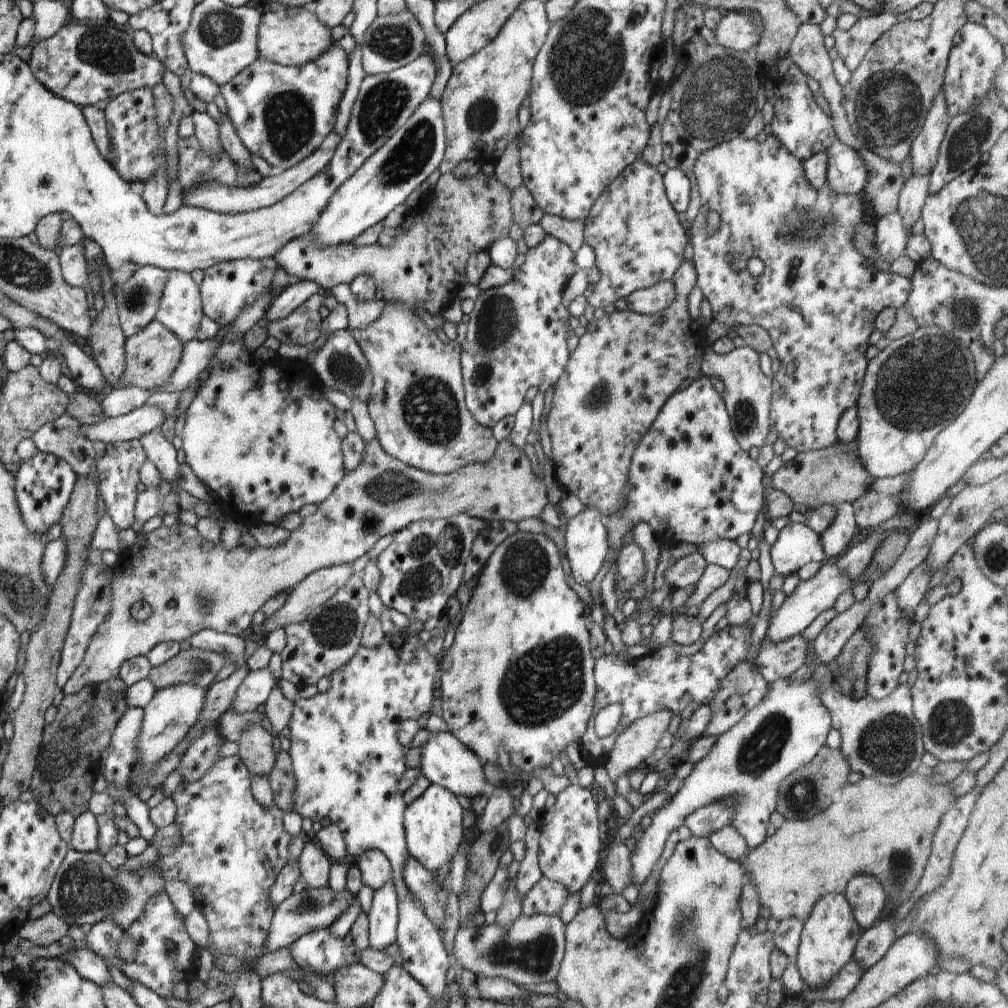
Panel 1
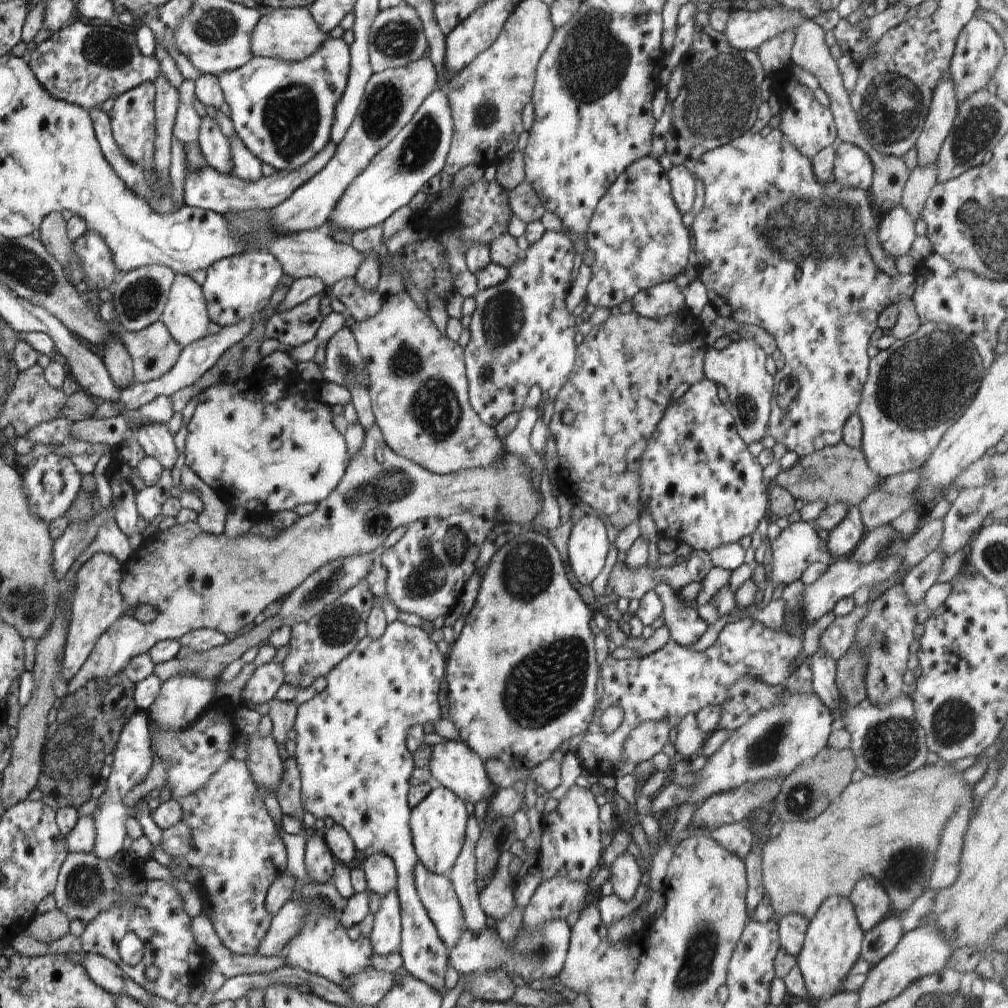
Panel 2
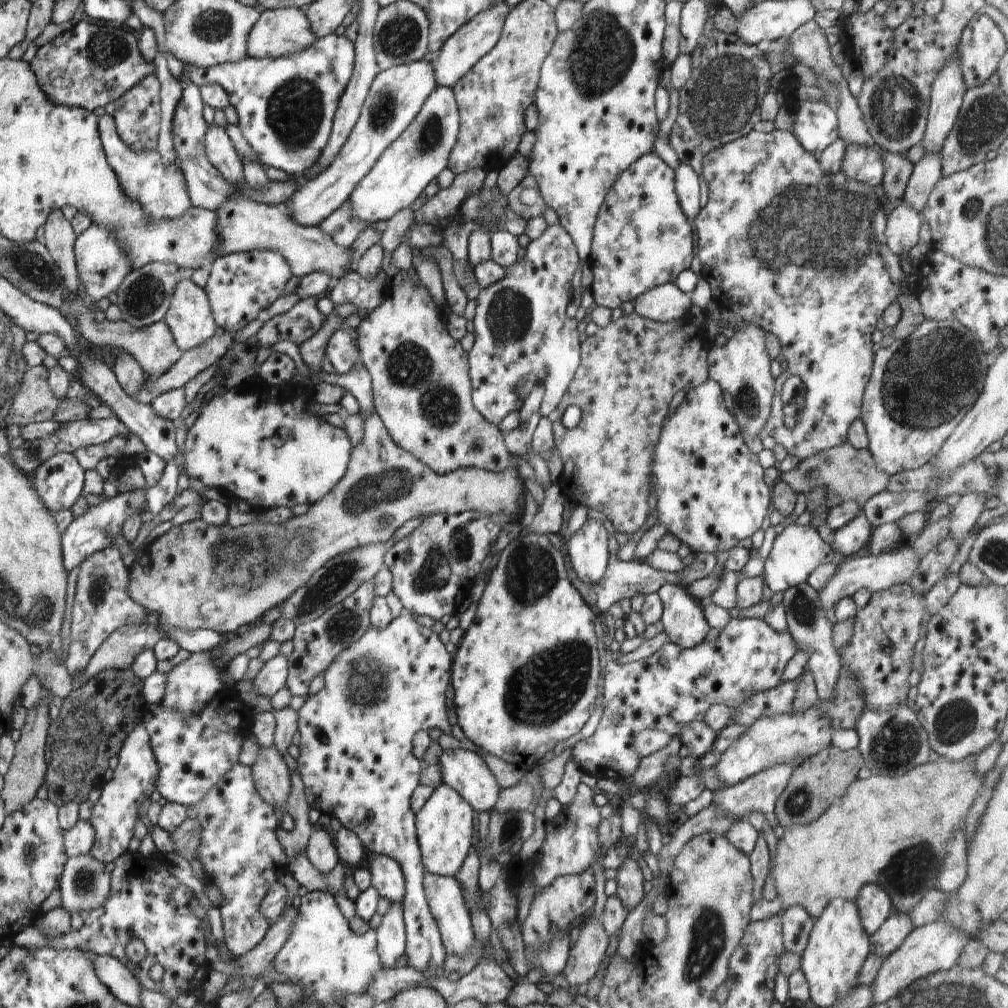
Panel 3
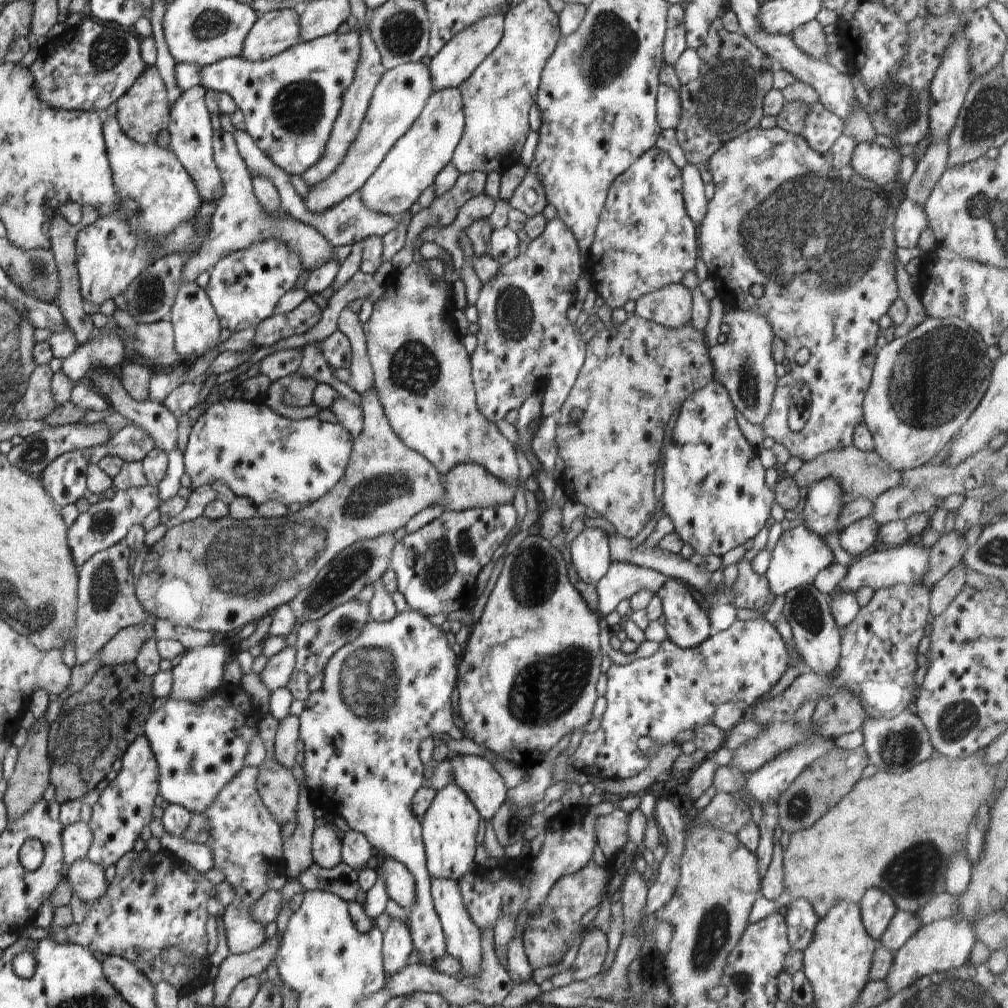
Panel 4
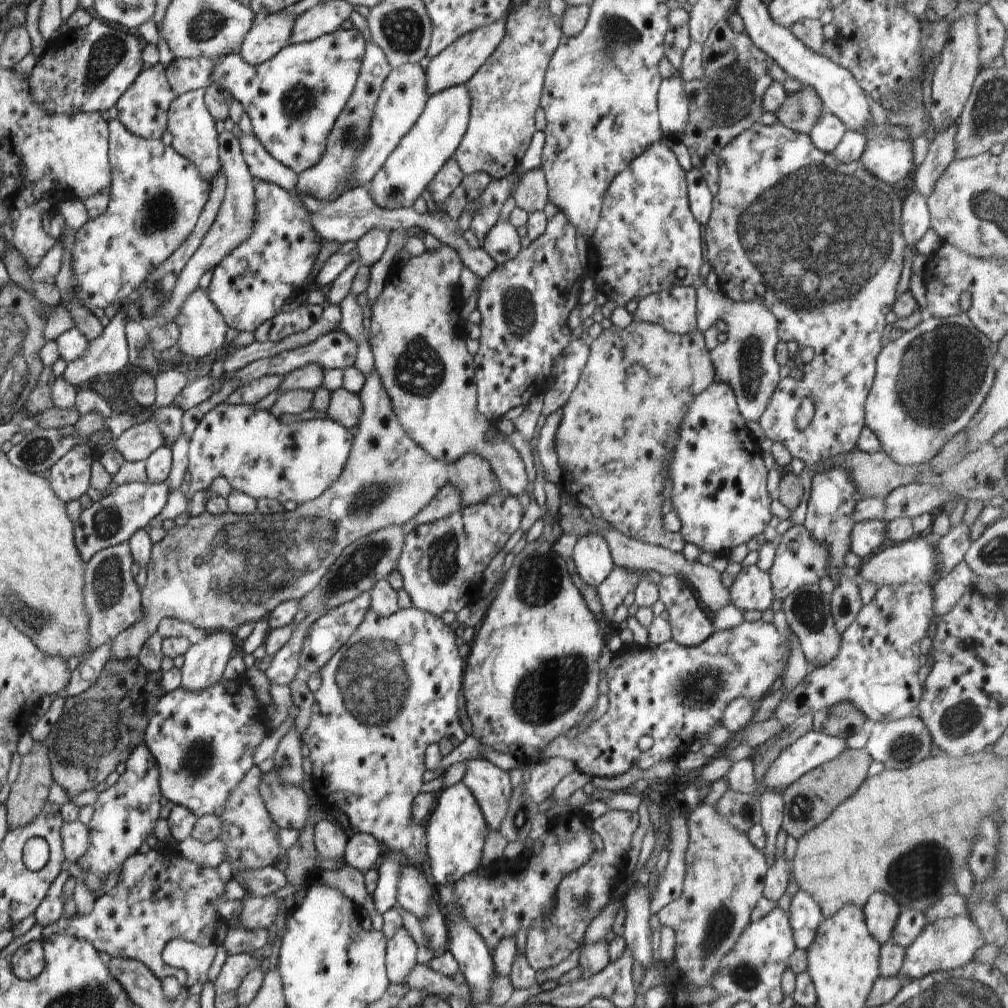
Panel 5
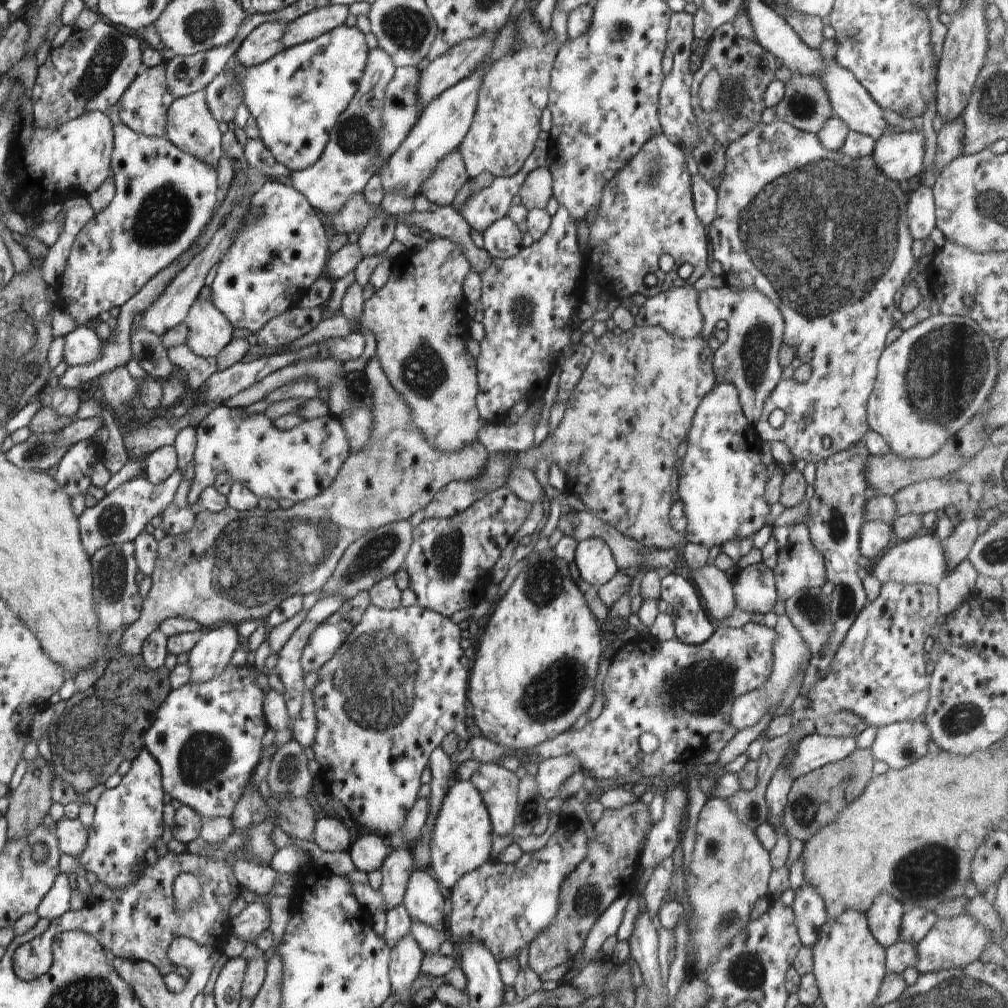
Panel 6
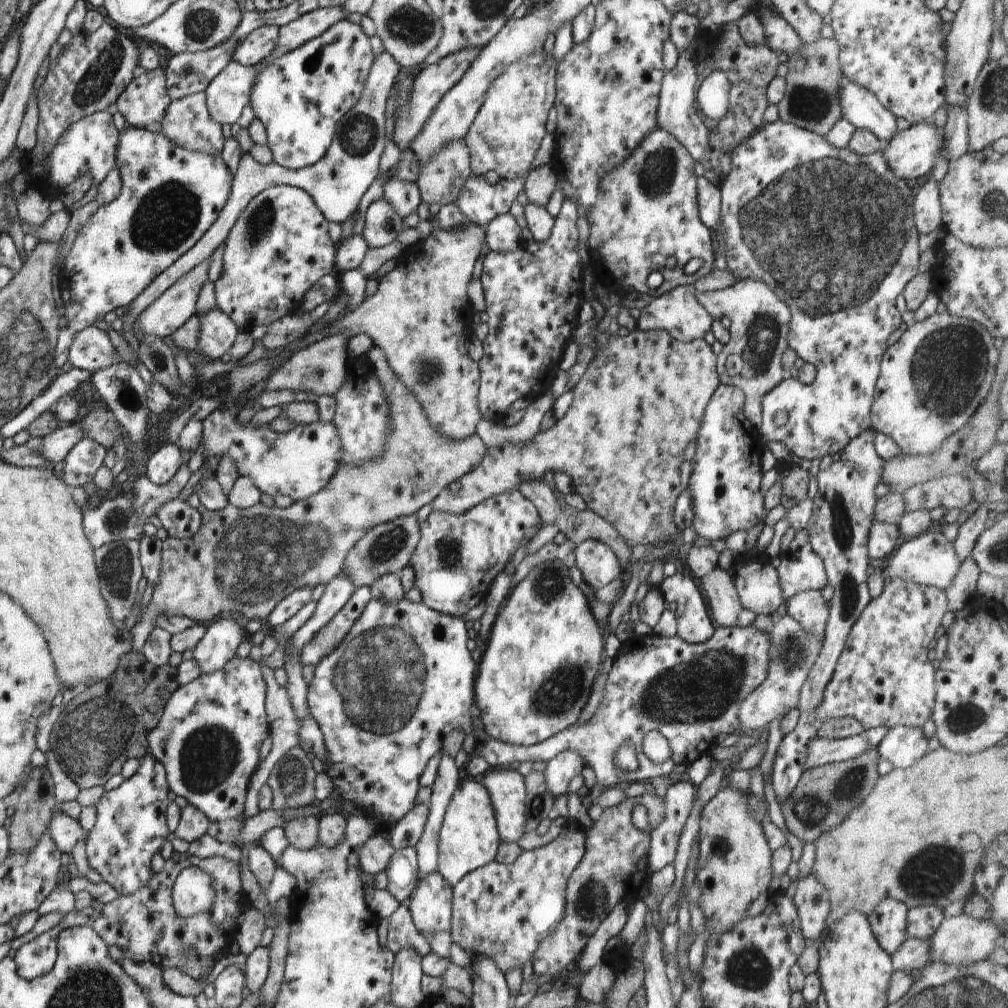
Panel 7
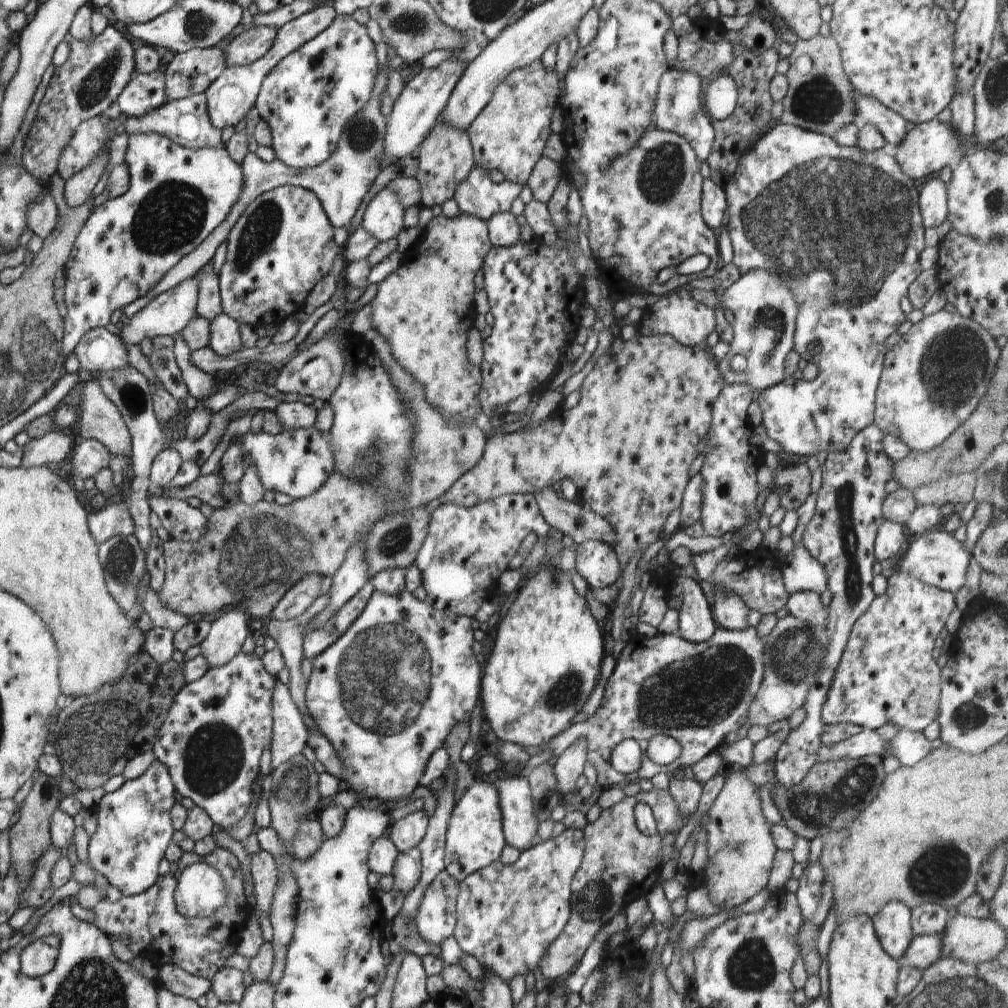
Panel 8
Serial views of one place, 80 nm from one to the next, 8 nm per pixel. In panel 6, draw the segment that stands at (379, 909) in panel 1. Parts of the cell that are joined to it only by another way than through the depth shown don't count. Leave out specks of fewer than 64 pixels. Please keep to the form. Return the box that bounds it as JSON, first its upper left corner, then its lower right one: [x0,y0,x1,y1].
[389,934,425,996]

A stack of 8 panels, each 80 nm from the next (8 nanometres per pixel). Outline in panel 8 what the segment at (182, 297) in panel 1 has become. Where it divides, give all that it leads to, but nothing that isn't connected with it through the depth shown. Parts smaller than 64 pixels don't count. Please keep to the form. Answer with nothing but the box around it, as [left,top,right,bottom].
[208,311,248,357]

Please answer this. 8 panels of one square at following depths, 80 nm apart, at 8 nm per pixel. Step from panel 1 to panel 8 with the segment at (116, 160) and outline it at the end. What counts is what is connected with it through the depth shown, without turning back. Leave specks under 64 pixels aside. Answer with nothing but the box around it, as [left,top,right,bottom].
[118,68,168,117]

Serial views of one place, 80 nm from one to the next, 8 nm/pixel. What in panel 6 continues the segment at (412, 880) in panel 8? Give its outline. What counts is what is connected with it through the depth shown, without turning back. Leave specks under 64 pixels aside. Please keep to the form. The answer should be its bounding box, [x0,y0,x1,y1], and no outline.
[379,847,414,911]

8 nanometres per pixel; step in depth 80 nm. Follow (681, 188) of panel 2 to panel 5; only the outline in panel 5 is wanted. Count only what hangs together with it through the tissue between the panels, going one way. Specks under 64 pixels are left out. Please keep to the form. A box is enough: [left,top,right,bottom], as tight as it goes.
[686,167,713,226]

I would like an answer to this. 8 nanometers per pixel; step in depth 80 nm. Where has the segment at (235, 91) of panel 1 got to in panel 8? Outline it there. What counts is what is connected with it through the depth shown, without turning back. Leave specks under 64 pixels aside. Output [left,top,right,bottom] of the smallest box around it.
[254,15,379,169]

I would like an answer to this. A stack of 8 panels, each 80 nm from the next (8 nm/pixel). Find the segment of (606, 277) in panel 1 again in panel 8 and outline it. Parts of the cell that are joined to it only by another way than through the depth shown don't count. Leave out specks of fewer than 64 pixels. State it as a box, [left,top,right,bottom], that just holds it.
[564,128,721,296]

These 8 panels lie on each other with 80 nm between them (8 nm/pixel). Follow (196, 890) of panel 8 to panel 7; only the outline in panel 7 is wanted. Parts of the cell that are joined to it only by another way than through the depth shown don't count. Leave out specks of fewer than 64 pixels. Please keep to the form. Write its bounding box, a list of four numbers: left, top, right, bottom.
[172,867,215,918]

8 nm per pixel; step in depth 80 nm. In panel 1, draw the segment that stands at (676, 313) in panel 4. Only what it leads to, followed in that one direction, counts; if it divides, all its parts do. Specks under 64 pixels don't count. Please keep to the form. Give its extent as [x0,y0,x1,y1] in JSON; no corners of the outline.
[626,281,675,315]

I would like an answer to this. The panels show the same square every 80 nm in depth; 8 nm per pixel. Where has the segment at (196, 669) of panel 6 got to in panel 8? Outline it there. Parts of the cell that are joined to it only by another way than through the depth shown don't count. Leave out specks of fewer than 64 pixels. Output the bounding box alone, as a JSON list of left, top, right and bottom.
[199,609,253,668]

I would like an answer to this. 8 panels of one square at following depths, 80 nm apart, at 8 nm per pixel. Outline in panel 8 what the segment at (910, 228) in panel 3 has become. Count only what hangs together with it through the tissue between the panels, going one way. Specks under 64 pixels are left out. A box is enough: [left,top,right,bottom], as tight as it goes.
[918,178,948,229]

